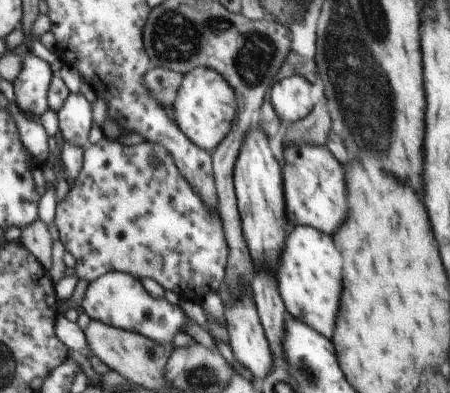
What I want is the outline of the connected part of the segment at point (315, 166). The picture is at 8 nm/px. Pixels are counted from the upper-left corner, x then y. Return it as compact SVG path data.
M318 145L284 146L286 162L283 174L283 189L286 194L286 214L288 226L292 230L298 224L308 224L320 232L334 234L348 216L348 192L346 192L346 174L342 164L336 160L328 148Z

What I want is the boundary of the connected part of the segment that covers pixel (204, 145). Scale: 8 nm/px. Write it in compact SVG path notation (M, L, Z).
M198 67L183 75L173 111L178 128L202 150L212 153L230 132L238 108L235 90L214 69Z

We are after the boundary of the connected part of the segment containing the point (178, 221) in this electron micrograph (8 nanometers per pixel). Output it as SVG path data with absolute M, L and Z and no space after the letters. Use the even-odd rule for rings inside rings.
M106 136L102 137L97 143L86 146L83 150L83 167L78 178L73 182L64 200L57 204L55 218L53 221L59 230L59 240L64 245L65 250L70 252L76 259L75 274L82 280L88 282L95 281L97 277L109 273L111 270L131 274L134 278L149 278L161 284L165 290L176 292L179 298L188 302L202 304L208 292L216 292L221 287L227 265L229 248L223 231L221 218L214 213L203 202L198 193L190 186L189 182L178 170L175 160L169 155L167 148L156 143L145 141L141 144L128 146L119 141L110 141ZM158 156L160 164L154 168L150 166L150 158Z

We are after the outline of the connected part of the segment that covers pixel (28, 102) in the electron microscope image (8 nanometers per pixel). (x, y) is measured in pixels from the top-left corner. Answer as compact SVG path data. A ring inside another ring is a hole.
M28 51L23 53L22 71L13 82L15 103L23 113L38 118L49 109L47 96L53 74L46 61Z

